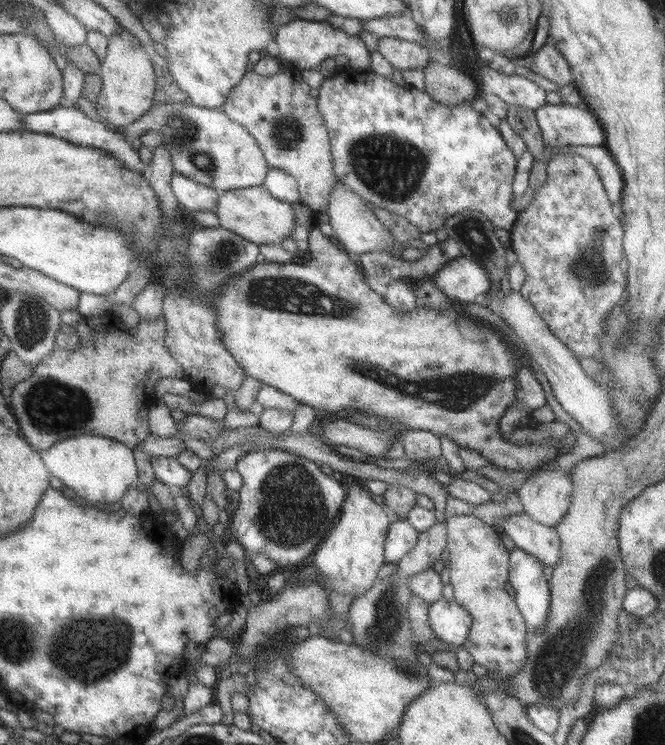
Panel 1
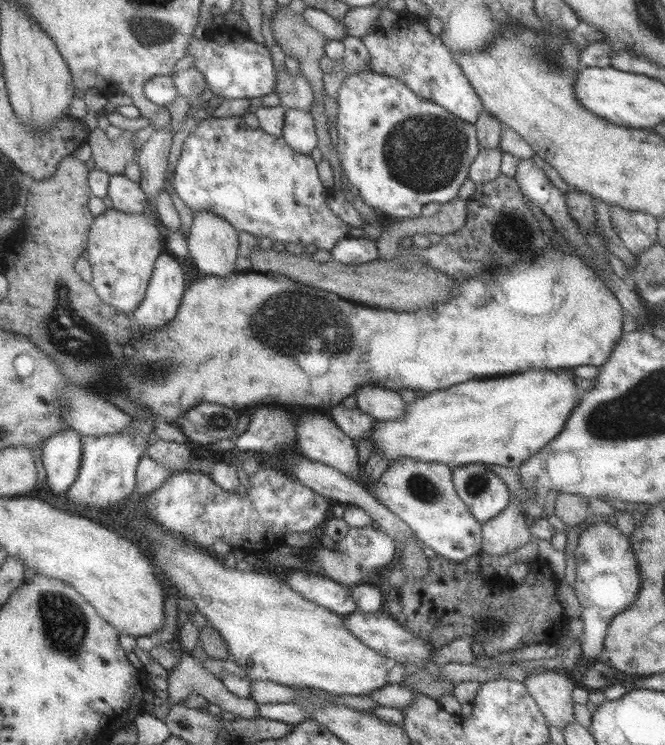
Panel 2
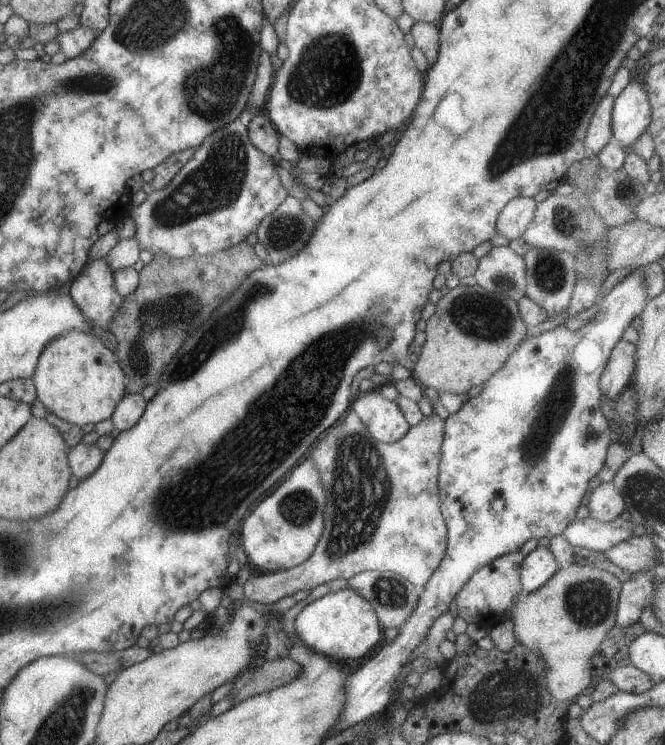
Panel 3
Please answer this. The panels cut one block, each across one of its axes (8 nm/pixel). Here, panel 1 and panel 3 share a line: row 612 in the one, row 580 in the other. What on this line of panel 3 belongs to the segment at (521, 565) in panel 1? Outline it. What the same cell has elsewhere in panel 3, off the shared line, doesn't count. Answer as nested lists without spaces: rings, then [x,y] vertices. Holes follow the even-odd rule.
[[[537,546],[523,557],[520,568],[520,585],[523,593],[531,592],[545,584],[558,569],[558,562],[547,548]]]

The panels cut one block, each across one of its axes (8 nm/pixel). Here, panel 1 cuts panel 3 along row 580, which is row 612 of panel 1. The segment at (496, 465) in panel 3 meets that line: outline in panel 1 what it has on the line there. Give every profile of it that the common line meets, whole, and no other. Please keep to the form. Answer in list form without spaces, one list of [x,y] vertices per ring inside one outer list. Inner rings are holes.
[[[443,597],[429,604],[427,609],[427,620],[433,634],[439,642],[453,644],[461,647],[467,638],[468,630],[471,626],[471,617],[468,616],[464,608],[461,608],[455,601],[446,601]]]

